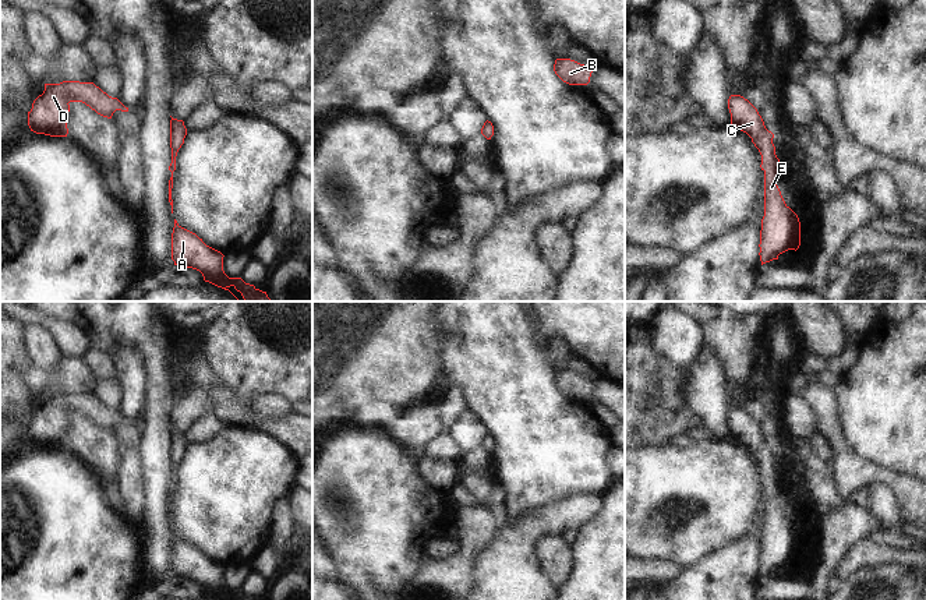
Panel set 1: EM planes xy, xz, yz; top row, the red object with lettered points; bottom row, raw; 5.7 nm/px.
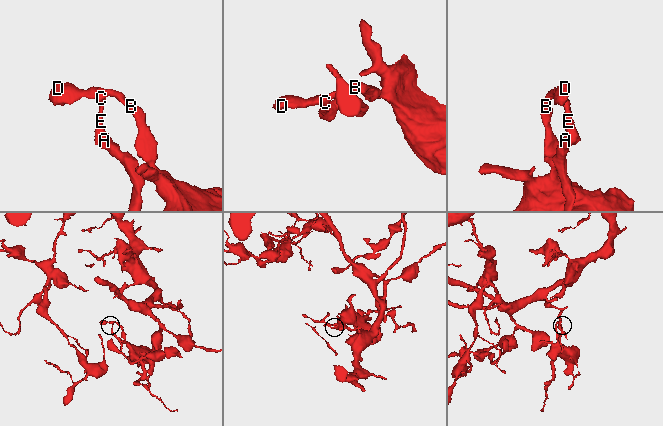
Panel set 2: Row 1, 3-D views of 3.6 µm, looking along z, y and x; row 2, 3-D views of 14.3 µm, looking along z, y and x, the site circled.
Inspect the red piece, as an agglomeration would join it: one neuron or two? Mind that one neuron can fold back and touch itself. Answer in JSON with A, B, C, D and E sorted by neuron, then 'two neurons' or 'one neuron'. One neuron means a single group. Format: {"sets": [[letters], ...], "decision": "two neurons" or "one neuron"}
{"sets": [["A", "B", "C", "D", "E"]], "decision": "one neuron"}

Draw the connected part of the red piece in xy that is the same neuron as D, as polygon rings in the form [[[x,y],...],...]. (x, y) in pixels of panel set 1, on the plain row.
[[[63,393],[45,396],[32,421],[28,424],[28,438],[36,447],[67,449],[67,430],[70,414],[82,414],[98,427],[112,431],[116,423],[128,424],[117,410],[109,409],[93,395]]]

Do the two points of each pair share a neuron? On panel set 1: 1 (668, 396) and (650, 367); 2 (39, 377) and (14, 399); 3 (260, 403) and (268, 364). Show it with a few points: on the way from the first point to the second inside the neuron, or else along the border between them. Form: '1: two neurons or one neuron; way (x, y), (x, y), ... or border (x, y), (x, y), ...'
1: one neuron; way (661, 390), (650, 378), (650, 374)
2: two neurons; border (31, 367), (23, 376), (23, 380), (43, 396)
3: two neurons; border (244, 401), (253, 396), (283, 396), (290, 403)

